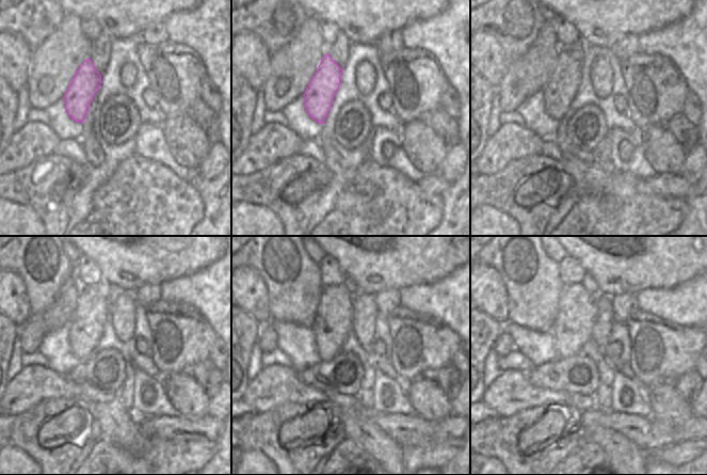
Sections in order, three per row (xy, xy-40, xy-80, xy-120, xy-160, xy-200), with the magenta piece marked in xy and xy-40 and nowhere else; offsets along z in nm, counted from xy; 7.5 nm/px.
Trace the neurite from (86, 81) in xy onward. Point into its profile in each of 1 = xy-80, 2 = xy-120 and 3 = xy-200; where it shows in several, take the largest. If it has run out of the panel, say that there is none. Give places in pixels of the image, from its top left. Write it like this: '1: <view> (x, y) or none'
1: xy-80 (558, 94)
2: xy-120 (86, 325)
3: xy-200 (576, 316)

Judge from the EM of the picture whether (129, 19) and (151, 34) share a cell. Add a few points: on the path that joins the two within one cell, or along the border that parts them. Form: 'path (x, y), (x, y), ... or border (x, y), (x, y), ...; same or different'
border (164, 20), (153, 22), (140, 36); different

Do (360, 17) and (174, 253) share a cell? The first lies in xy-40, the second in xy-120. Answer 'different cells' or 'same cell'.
same cell

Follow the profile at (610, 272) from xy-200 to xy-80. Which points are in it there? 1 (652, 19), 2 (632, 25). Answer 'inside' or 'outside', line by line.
1: inside
2: inside

